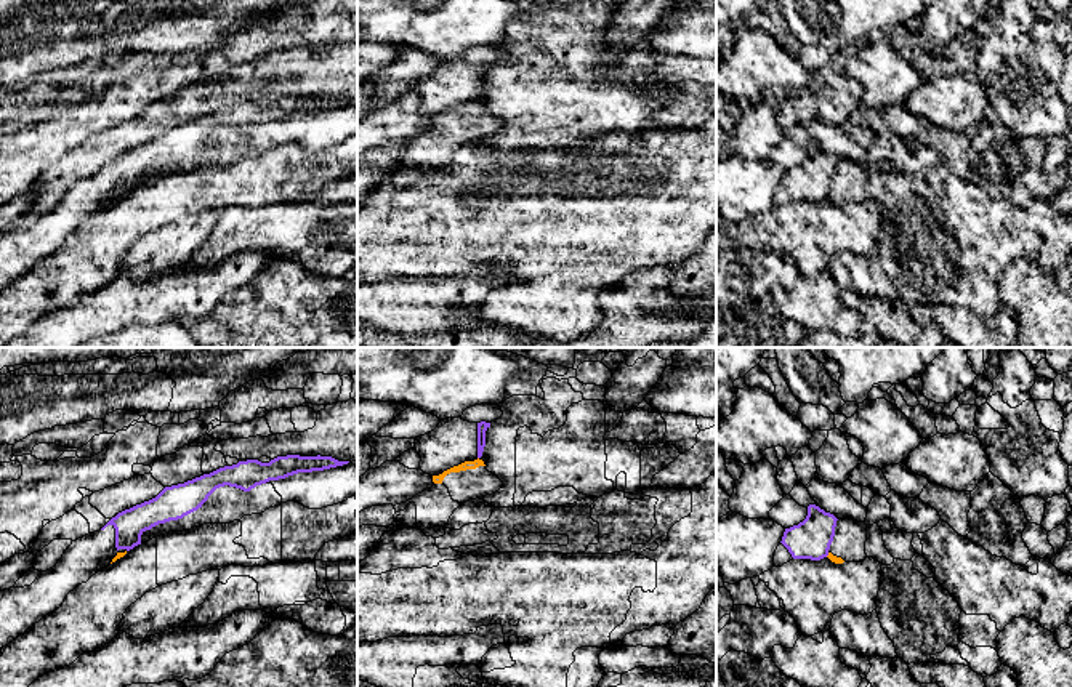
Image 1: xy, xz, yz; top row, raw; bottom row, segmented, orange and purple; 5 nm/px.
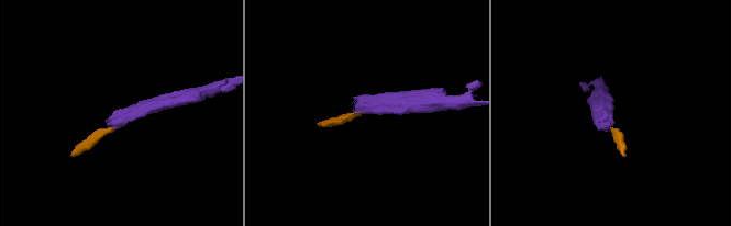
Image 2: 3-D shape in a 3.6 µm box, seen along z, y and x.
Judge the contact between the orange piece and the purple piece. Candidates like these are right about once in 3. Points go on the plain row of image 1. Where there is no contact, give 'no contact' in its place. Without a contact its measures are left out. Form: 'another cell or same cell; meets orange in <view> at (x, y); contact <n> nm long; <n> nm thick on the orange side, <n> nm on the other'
another cell; meets orange in yz at (829, 196); contact 30 nm long; 40 nm thick on the orange side, 200 nm on the other

